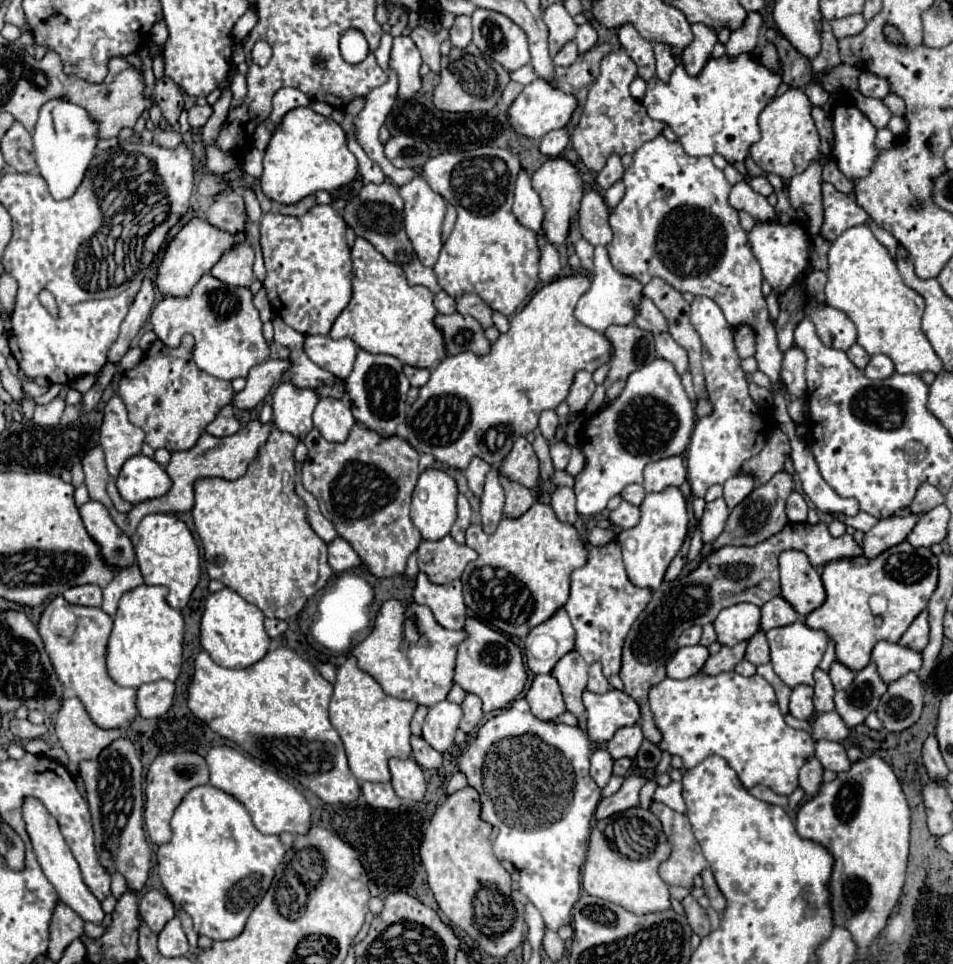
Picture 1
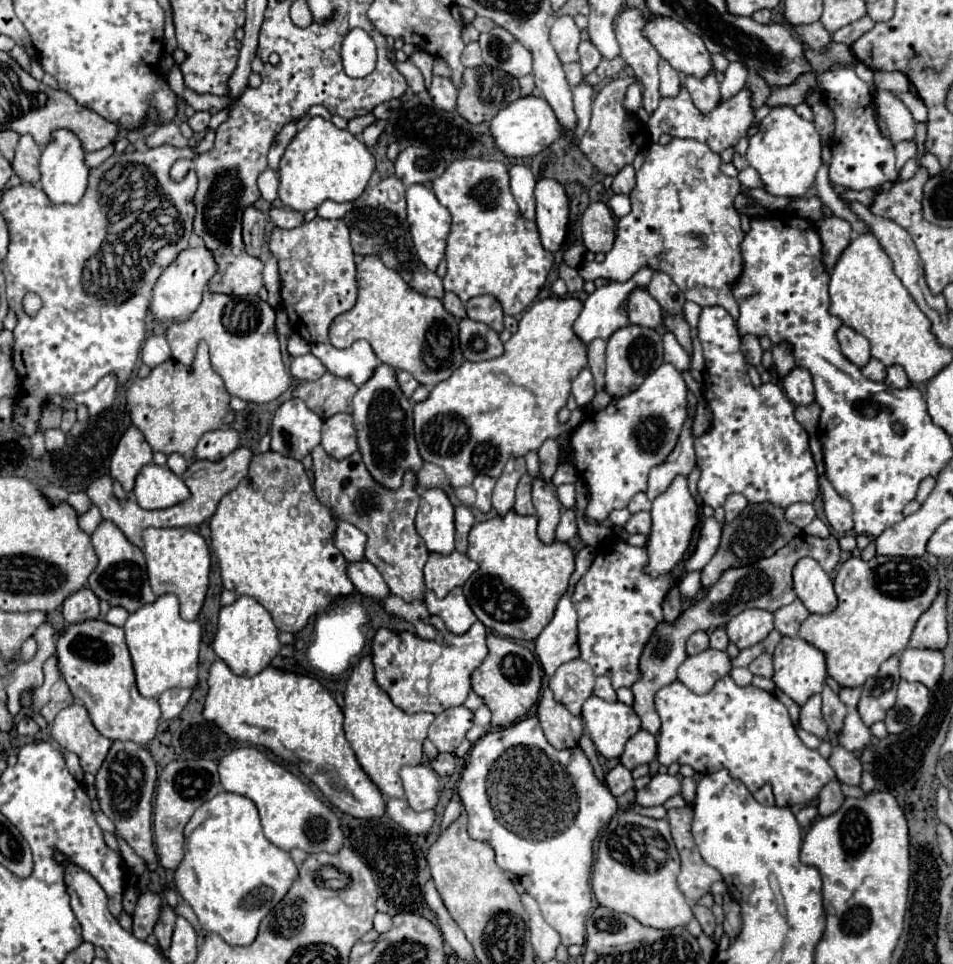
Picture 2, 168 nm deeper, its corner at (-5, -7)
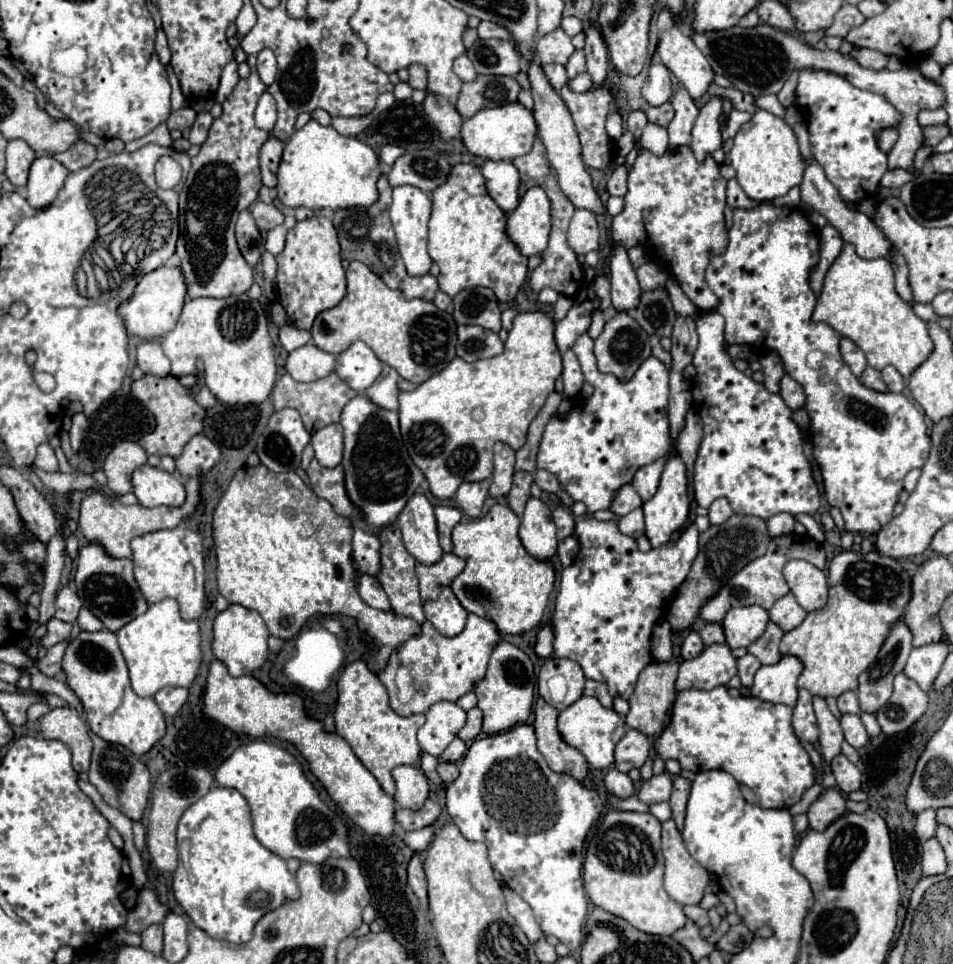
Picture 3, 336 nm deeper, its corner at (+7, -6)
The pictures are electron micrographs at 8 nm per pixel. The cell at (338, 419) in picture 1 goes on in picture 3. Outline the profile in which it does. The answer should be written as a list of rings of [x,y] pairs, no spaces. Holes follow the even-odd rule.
[[[329,424],[319,428],[319,432],[313,434],[311,446],[315,450],[315,458],[325,468],[335,468],[341,464],[343,456],[343,428],[341,424]]]

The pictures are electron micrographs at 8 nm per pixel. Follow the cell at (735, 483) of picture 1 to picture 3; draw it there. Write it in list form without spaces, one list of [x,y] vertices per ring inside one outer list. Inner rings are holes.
[[[723,498],[715,500],[711,504],[711,508],[709,508],[709,520],[711,520],[711,524],[723,524],[731,514],[733,514],[731,512],[731,504],[727,504],[727,500],[723,500]]]

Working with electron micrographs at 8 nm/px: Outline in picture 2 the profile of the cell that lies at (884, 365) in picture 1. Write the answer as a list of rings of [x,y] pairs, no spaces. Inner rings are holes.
[[[891,365],[891,367],[887,369],[887,379],[885,379],[885,383],[887,383],[889,387],[897,387],[897,389],[905,389],[905,387],[911,385],[911,381],[909,381],[909,377],[907,377],[907,373],[905,373],[905,369],[903,369],[901,365]]]

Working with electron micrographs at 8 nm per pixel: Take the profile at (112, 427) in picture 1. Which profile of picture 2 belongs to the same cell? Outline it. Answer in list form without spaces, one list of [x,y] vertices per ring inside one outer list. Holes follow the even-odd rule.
[[[131,427],[121,437],[113,457],[111,457],[111,477],[117,479],[127,493],[135,487],[135,477],[141,471],[143,465],[153,461],[153,451],[147,445],[145,437],[139,433],[139,429]]]

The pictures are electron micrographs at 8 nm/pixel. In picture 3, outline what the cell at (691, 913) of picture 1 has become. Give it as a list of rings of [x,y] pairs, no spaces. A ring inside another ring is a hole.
[[[685,906],[683,910],[685,910],[685,916],[687,916],[689,920],[693,920],[699,928],[703,928],[703,926],[707,926],[707,924],[709,924],[707,910],[703,910],[701,906]]]

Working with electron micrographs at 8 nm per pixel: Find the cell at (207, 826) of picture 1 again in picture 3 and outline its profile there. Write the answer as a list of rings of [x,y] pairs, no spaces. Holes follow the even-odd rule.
[[[211,788],[201,800],[185,810],[177,828],[177,850],[179,864],[173,872],[173,896],[185,914],[193,920],[193,924],[207,932],[211,938],[235,944],[249,942],[253,926],[265,912],[271,912],[285,900],[295,900],[299,896],[297,880],[287,870],[285,860],[257,842],[251,826],[249,806],[245,798],[233,788]]]

